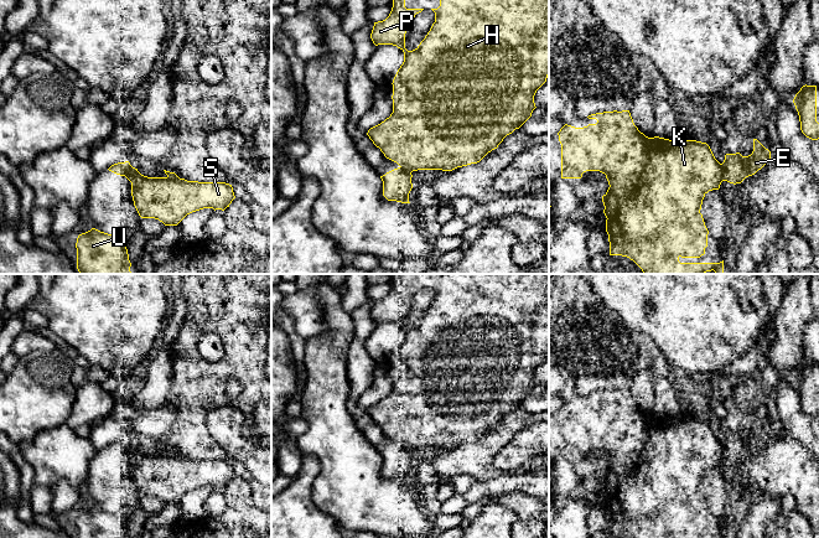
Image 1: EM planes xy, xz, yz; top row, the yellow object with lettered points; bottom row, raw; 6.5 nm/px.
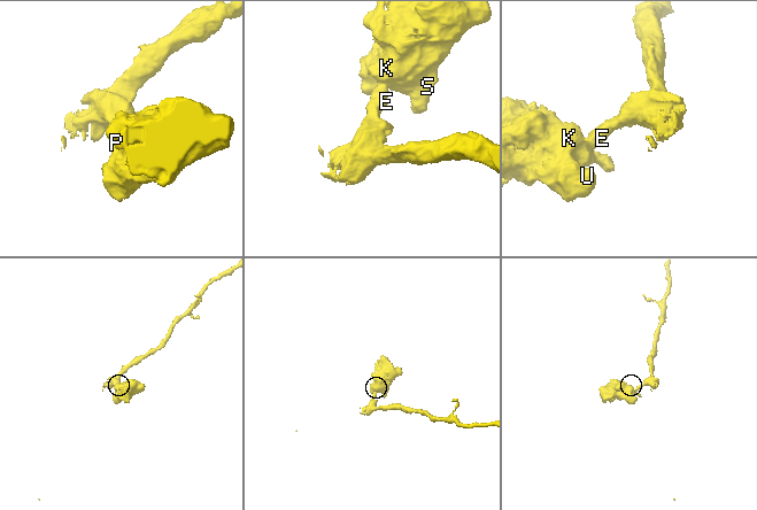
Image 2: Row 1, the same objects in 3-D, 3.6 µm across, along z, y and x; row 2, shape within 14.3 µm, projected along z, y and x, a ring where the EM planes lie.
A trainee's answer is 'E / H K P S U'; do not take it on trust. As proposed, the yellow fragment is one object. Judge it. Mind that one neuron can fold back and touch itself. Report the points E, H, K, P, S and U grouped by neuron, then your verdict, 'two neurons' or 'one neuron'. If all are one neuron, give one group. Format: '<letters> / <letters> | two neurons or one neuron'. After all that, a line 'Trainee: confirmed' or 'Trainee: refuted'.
E / H K P S U | two neurons
Trainee: confirmed

